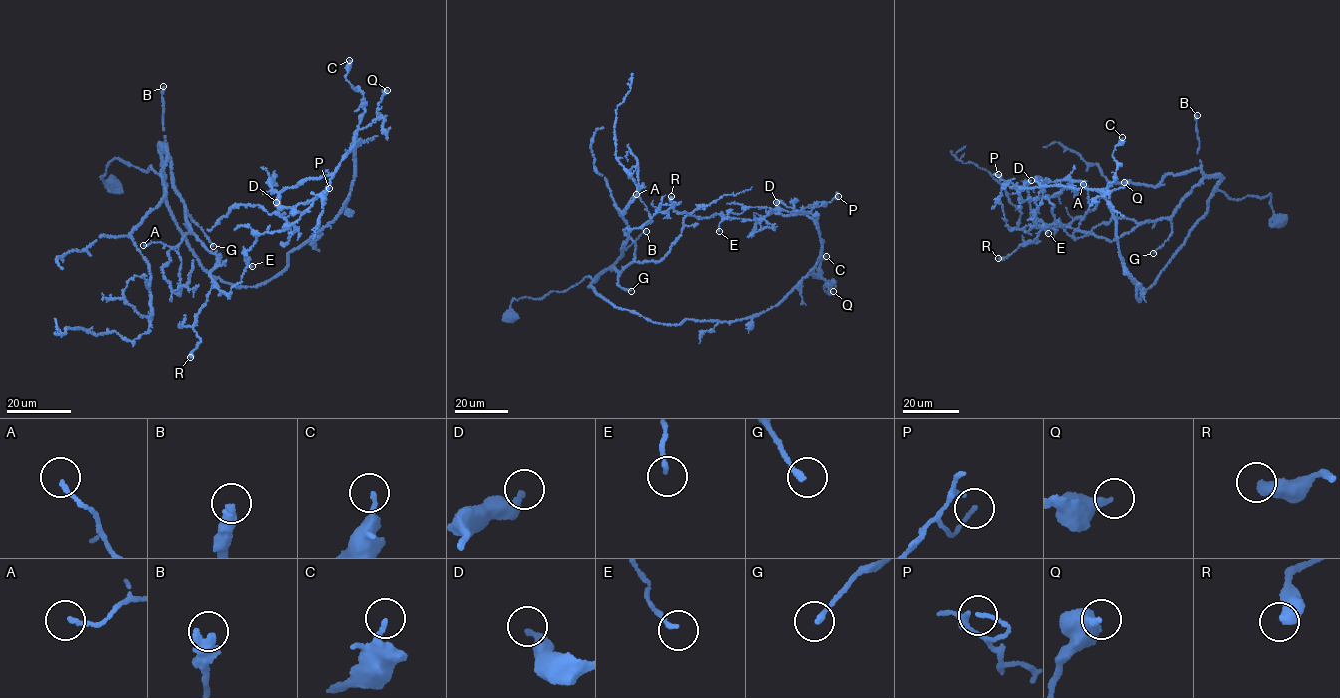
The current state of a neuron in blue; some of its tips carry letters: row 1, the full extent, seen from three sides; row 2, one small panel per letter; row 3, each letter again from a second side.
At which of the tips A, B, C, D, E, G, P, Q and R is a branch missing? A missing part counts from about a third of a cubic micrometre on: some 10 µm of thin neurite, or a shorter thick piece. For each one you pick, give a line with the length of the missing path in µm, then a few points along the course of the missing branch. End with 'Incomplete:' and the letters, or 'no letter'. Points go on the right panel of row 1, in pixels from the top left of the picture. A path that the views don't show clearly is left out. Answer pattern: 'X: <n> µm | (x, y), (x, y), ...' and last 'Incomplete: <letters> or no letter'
Incomplete: no letter

